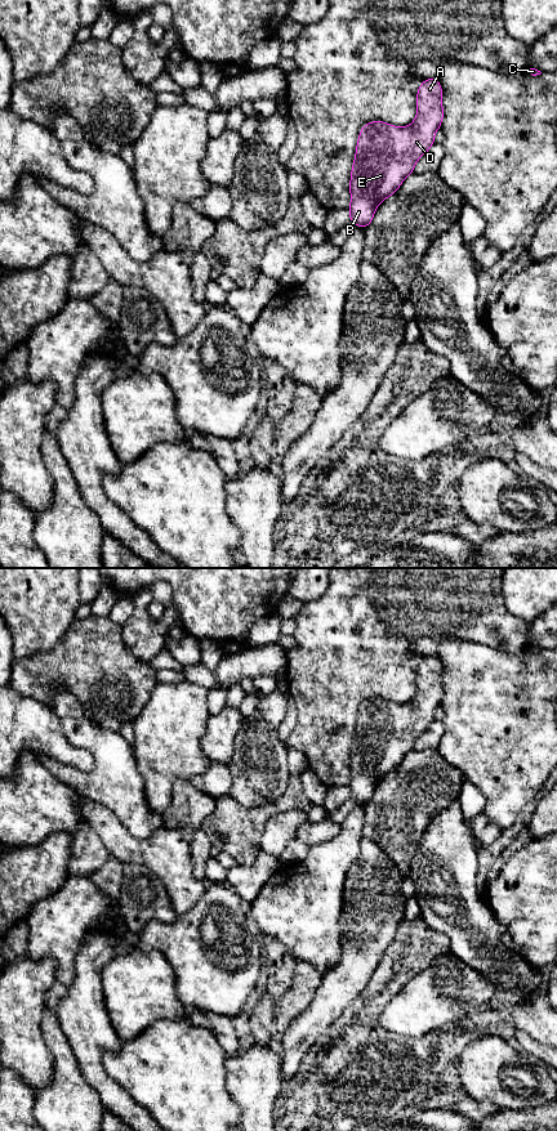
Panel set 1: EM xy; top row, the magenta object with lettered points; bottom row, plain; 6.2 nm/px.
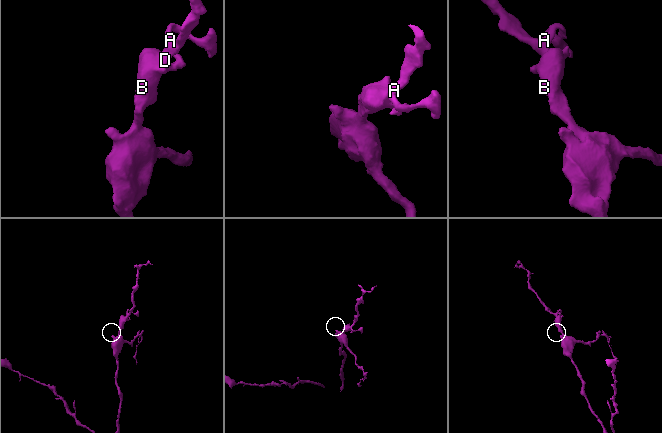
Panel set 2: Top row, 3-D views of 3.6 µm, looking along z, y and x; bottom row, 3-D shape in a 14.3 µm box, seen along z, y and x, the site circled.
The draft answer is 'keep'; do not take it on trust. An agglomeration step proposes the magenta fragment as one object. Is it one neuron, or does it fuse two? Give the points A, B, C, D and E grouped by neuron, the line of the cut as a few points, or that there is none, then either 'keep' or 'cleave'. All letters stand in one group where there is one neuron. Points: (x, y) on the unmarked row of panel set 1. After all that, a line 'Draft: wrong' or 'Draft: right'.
A B C D E; no cut; keep
Draft: right

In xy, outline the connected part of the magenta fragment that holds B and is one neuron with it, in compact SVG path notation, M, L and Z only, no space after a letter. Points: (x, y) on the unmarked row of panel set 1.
M425 656L416 671L416 696L405 705L371 698L361 706L351 748L349 797L361 806L370 803L378 782L398 768L404 756L414 750L416 738L435 720L435 710L444 696L442 665L437 656Z

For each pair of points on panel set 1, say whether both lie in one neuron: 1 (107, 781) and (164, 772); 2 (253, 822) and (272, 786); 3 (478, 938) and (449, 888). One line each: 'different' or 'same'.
1: different
2: different
3: same

